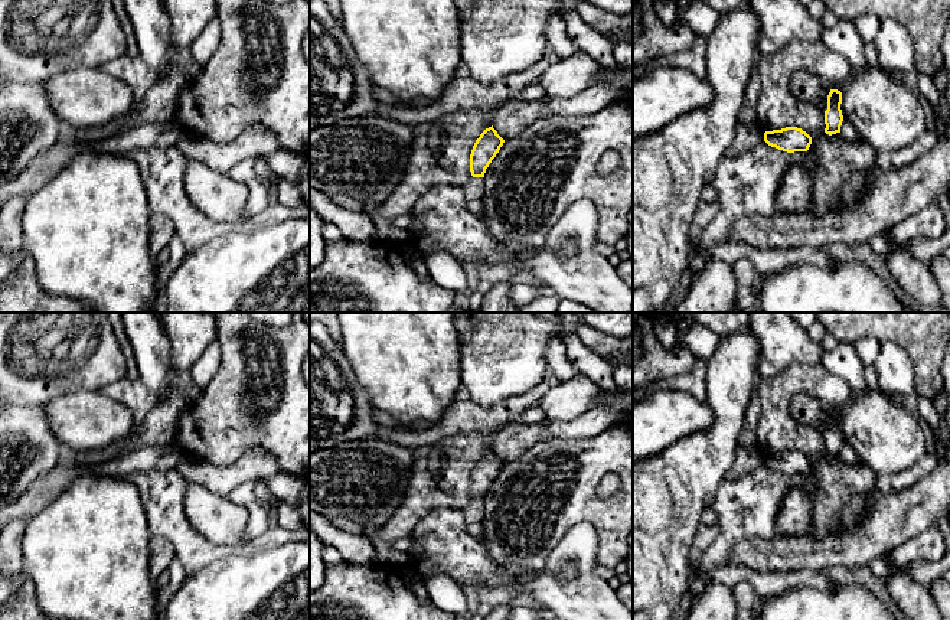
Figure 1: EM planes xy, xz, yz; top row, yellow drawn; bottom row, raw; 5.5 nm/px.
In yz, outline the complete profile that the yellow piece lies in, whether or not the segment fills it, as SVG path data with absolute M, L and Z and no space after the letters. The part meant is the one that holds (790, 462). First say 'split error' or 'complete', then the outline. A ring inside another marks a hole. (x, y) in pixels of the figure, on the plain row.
complete; M786 450L764 456L764 464L778 473L794 476L807 474L812 467L812 460L797 450Z

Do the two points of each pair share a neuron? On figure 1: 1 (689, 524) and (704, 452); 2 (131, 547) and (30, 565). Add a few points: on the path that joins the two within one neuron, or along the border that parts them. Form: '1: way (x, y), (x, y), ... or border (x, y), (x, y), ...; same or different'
1: way (697, 506), (701, 499), (701, 469); same
2: way (107, 547), (92, 547), (87, 552), (55, 558); same

